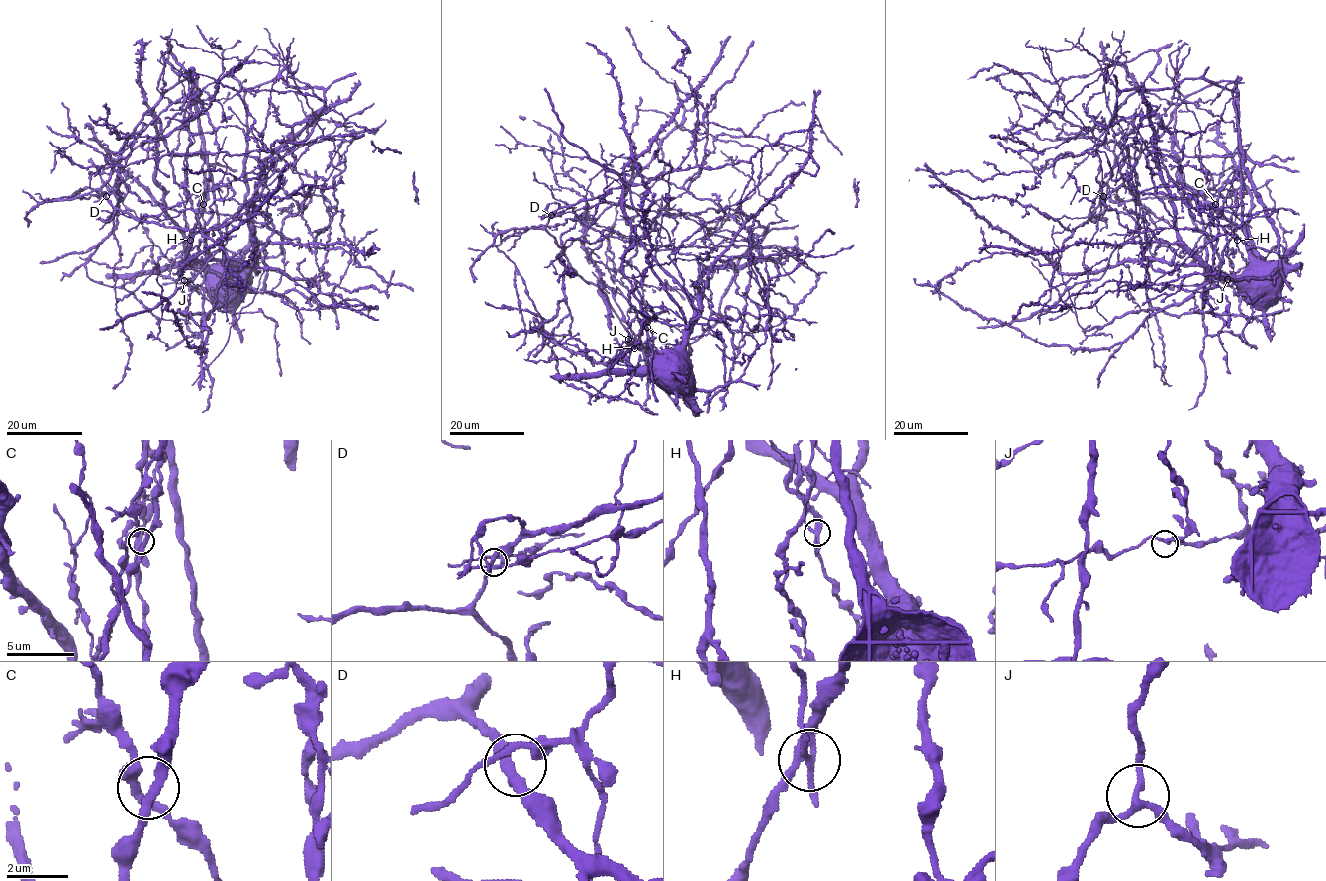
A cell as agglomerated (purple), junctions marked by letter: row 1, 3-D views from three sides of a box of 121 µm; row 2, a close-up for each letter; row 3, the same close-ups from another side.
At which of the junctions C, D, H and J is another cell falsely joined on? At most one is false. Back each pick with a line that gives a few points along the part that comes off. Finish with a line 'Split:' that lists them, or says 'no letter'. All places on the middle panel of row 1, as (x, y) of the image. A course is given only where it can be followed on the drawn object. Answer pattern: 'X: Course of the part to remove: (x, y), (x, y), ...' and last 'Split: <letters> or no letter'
Split: H

